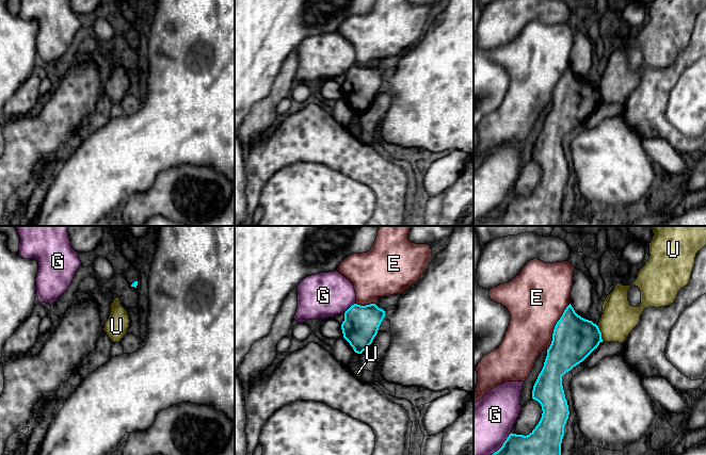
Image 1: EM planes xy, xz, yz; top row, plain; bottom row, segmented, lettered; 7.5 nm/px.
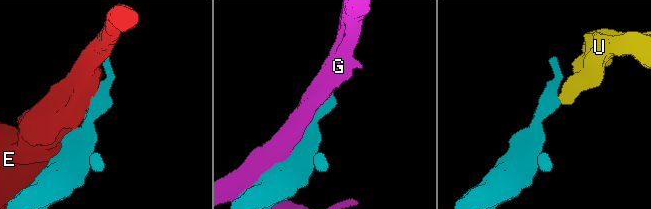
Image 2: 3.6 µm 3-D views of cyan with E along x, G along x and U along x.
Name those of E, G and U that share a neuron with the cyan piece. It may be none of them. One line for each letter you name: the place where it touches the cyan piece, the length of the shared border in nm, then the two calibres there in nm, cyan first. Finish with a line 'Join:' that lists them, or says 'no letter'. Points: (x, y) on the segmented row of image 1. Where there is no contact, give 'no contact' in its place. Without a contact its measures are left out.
Join: no letter

